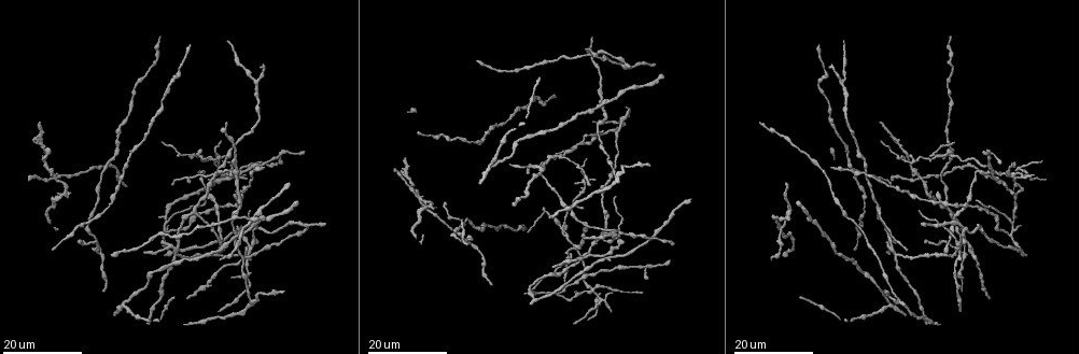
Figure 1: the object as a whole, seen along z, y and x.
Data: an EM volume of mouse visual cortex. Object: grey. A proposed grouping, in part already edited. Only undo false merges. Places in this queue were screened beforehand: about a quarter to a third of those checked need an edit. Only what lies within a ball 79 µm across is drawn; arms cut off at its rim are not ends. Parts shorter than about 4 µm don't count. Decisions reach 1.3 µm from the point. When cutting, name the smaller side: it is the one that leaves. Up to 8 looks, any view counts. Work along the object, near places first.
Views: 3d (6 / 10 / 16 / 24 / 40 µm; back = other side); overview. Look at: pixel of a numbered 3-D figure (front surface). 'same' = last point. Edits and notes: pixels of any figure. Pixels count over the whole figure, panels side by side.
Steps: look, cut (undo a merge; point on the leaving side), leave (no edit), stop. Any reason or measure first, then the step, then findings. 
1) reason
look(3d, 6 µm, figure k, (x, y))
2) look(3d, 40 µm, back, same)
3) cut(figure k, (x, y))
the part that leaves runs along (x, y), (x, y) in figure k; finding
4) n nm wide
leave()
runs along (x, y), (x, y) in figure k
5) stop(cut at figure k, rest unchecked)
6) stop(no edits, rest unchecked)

four arms meet
look(3d, 16 µm, figure 1, (971, 194))

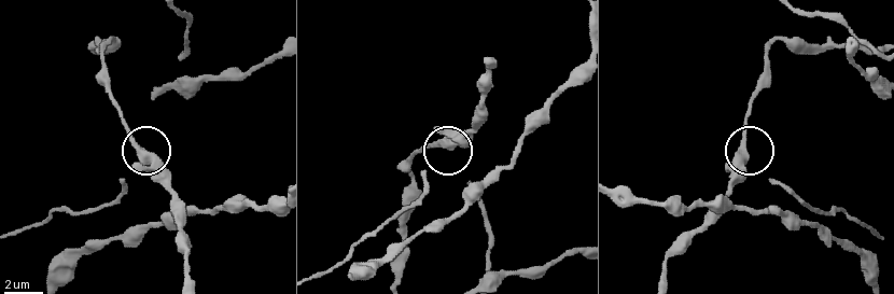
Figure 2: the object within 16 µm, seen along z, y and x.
look(3d, 10 µm, figure 2, (140, 159))

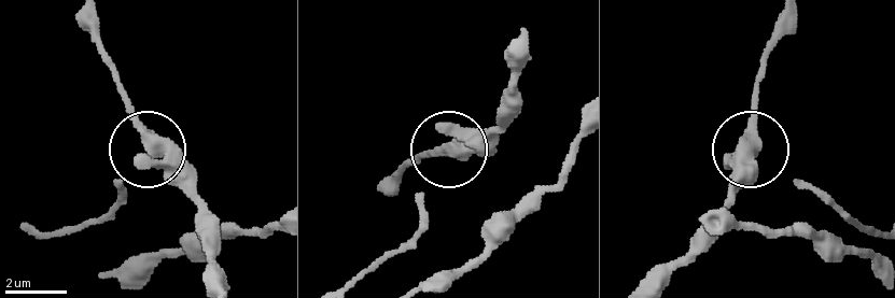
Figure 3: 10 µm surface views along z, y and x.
340 nm wide
leave()
runs along (521, 53), (512, 107), (493, 127), (416, 153) in figure 3; all the same cell

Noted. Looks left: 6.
two arms in line, one across
look(3d, 16 µm, figure 1, (1011, 221))

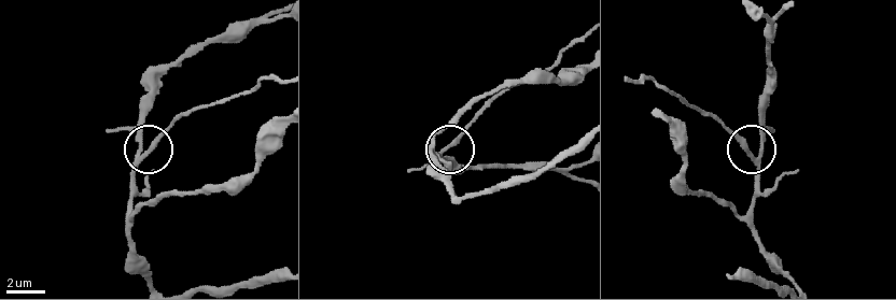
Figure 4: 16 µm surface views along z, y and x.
look(3d, 6 µm, figure 4, (758, 156))

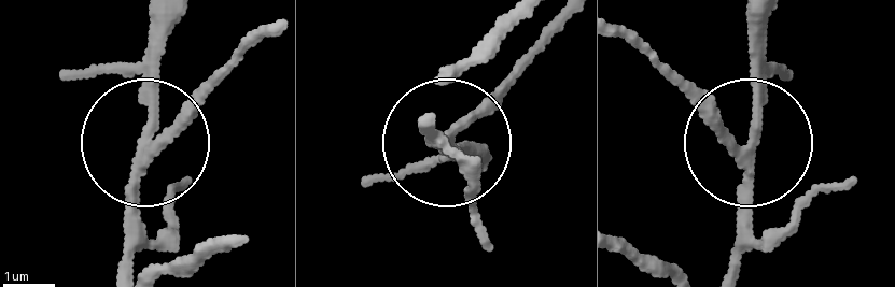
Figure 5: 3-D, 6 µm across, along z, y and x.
side arm 128 µm
leave()
runs along (277, 25), (149, 141), (149, 16) in figure 5; one cell here

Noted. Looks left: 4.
four or more arms meet
look(3d, 16 µm, figure 1, (421, 199))

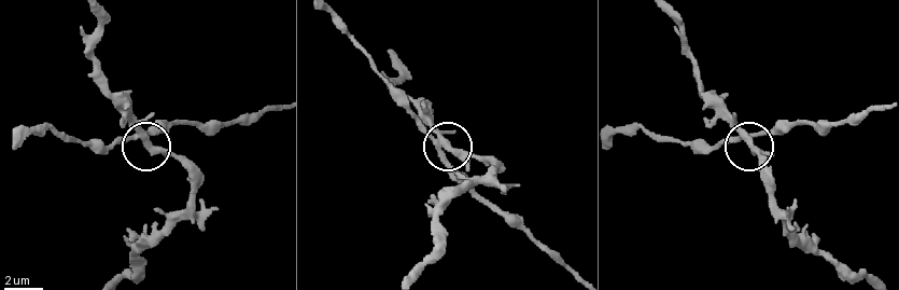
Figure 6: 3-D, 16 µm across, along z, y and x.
look(3d, 10 µm, figure 6, (447, 147))

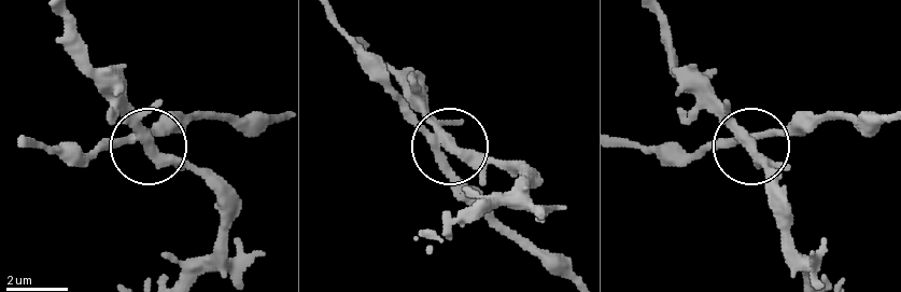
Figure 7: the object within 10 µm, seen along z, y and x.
4 arms
leave()
runs along (568, 279), (498, 224), (447, 155), (483, 155), (504, 168) in figure 7; all the same cell

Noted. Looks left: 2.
look(3d, 16 µm, figure 1, (592, 288))

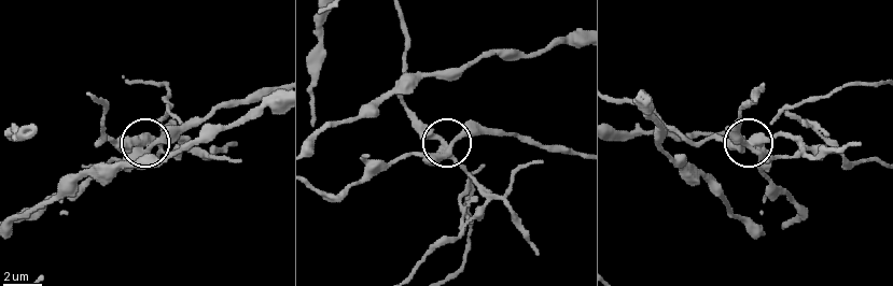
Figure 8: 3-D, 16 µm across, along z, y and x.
zoom in
look(3d, 10 µm, figure 8, (143, 142))

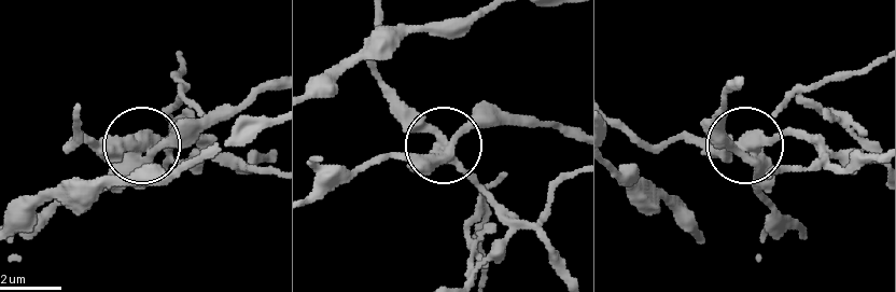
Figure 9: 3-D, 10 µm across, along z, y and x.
cut(figure 9, (104, 138))
a second cell is stuck on

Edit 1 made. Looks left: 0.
stop(cut at figure 9, rest unchecked)

